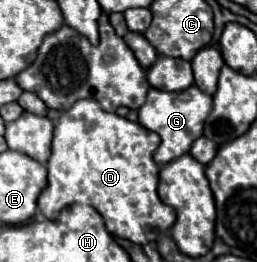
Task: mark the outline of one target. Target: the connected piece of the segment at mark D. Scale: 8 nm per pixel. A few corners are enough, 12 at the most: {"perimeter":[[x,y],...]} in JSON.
{"perimeter":[[85,98],[61,112],[37,206],[89,204],[147,244],[157,196],[159,136]]}

